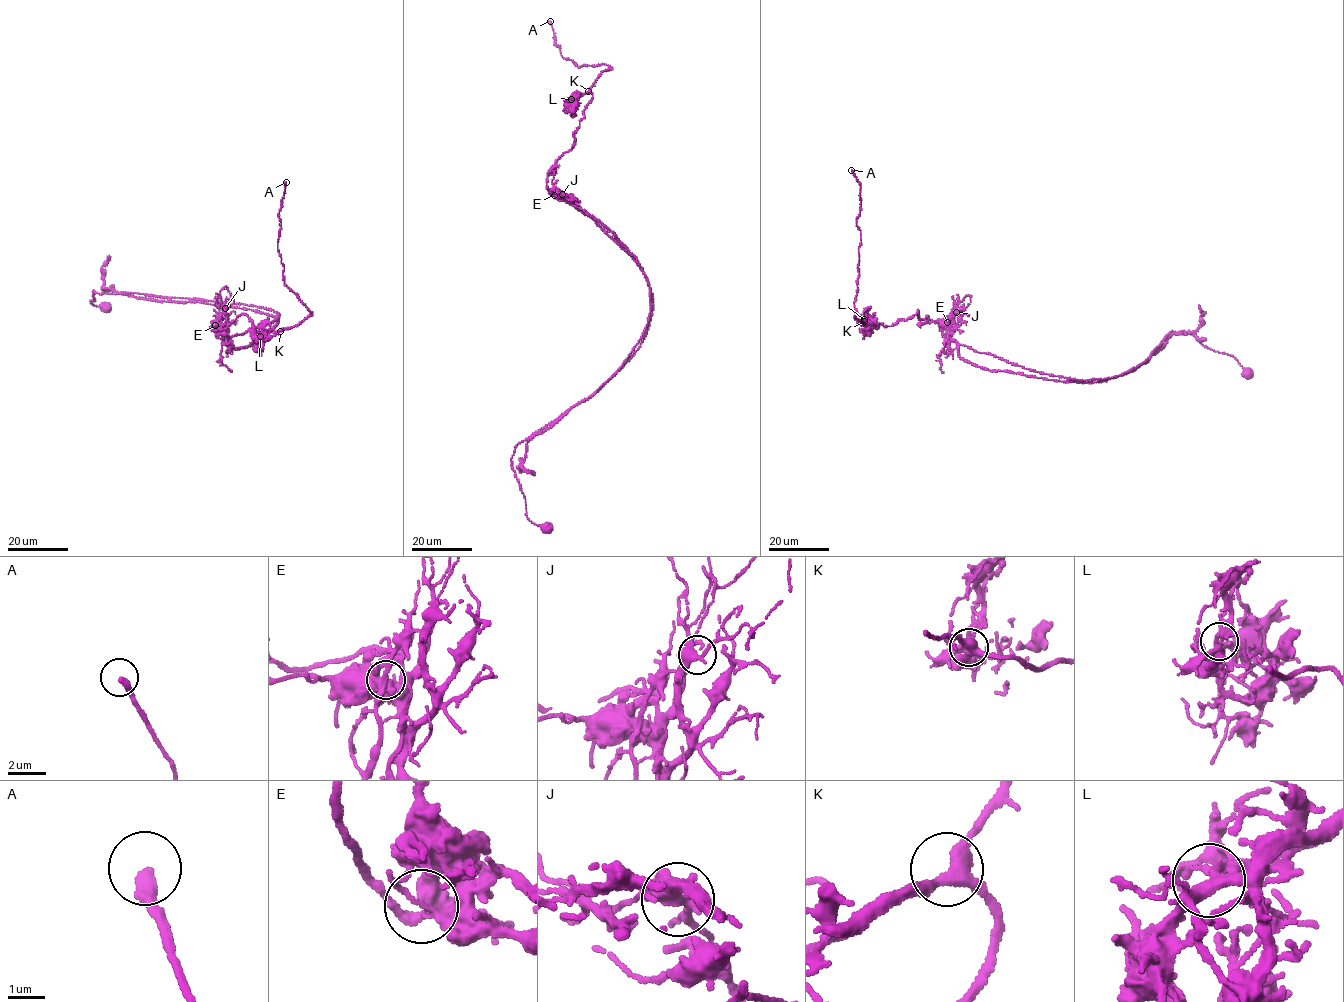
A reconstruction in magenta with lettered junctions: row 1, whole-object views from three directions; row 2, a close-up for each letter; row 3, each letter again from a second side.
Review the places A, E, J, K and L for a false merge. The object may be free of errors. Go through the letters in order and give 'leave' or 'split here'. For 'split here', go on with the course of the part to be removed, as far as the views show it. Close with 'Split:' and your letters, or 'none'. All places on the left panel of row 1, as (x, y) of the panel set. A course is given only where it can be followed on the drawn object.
A: leave
E: split here | (215, 325), (226, 328), (244, 314), (261, 333), (276, 333), (312, 313), (284, 284), (278, 249), (285, 182)
J: leave
K: leave
L: leave
Split: E

